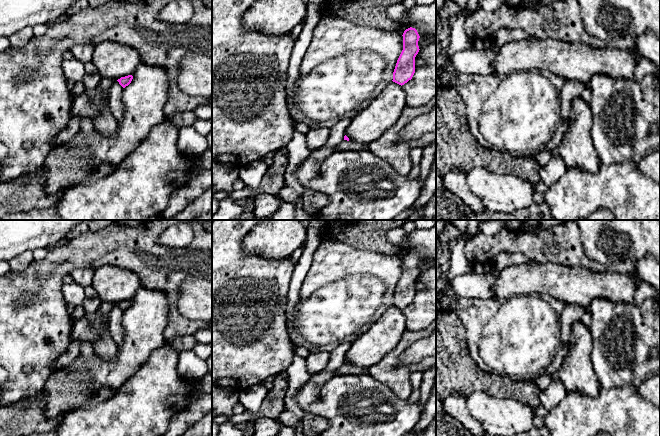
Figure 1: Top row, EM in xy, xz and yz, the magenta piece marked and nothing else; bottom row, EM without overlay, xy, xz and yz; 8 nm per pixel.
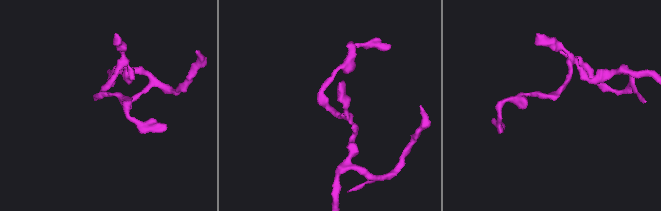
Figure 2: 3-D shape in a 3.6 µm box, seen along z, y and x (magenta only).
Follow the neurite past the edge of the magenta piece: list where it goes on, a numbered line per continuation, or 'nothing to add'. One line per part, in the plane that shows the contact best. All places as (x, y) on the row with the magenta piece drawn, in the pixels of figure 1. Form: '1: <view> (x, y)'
nothing to add

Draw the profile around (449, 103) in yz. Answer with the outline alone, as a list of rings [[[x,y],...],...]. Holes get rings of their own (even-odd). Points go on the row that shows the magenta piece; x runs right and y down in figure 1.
[[[454,86],[436,88],[436,173],[441,177],[451,170],[467,173],[475,167],[501,174],[517,175],[534,186],[540,181],[541,166],[532,156],[514,157],[481,146],[471,135],[466,117],[465,104]]]

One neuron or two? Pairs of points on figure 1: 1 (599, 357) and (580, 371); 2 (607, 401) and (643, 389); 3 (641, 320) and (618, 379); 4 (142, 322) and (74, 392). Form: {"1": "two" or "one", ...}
{"1": "two", "2": "two", "3": "one", "4": "one"}

